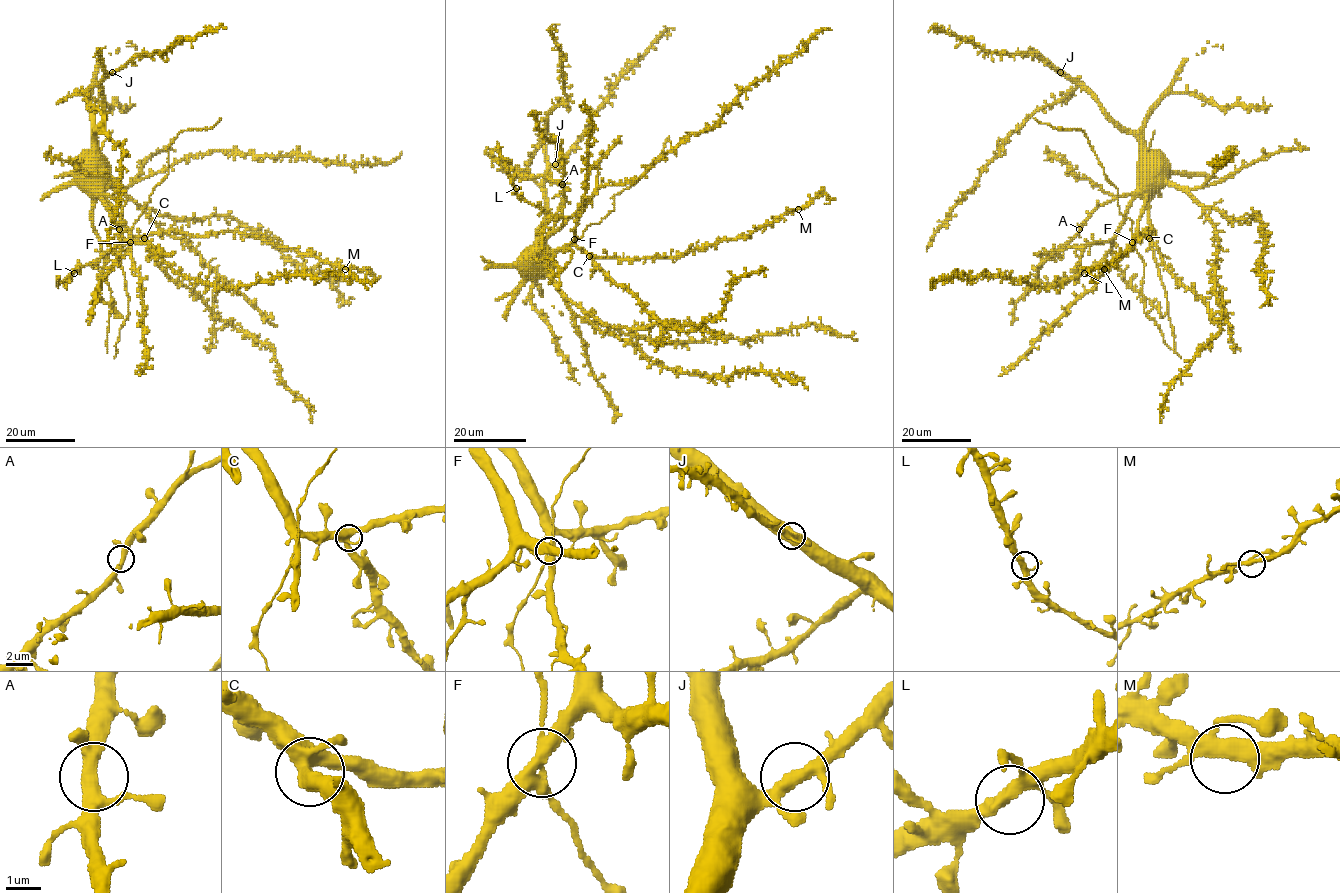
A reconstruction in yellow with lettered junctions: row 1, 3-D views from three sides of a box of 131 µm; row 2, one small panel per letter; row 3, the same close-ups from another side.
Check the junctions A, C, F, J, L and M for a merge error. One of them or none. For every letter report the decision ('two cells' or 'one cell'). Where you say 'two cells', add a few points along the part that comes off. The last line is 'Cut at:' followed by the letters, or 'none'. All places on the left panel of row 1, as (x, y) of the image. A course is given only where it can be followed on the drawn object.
A: one cell
C: one cell
F: one cell
J: one cell
L: one cell
M: one cell
Cut at: none

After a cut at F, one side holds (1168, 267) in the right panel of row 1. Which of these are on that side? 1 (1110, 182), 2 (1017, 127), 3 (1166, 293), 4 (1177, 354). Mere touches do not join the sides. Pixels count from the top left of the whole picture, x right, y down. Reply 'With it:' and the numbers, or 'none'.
With it: 2, 3

